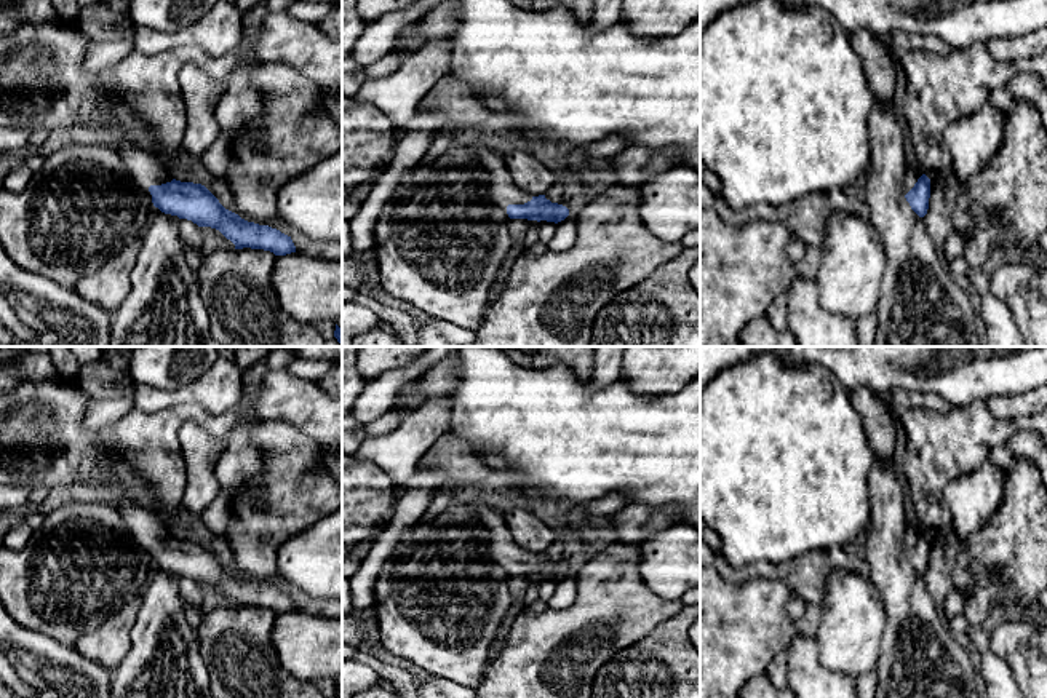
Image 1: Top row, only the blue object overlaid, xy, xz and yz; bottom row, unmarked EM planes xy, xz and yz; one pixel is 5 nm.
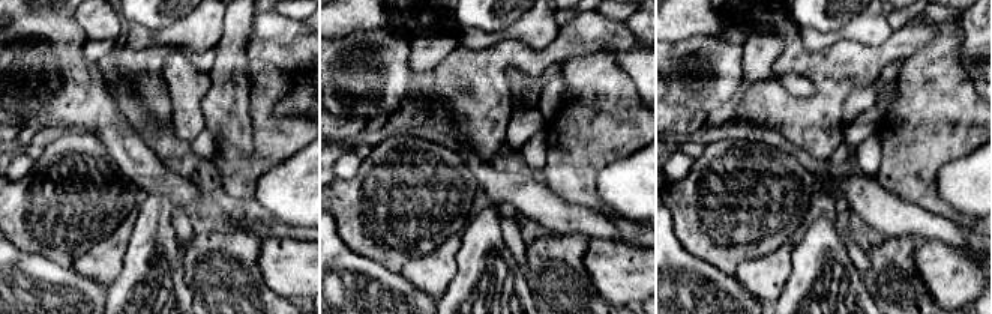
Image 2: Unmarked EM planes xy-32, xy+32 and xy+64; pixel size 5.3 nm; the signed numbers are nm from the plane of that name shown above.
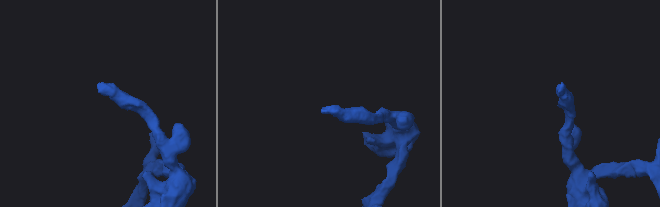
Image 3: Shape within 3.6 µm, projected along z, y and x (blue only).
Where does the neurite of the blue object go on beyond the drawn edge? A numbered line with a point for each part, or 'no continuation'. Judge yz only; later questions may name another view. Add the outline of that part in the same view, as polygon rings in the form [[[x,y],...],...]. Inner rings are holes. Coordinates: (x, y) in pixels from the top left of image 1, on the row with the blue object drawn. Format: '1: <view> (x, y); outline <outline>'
1: yz (911, 176); outline [[[910,168],[906,169],[906,174],[905,174],[905,180],[903,180],[903,188],[905,188],[905,193],[908,193],[914,184],[918,182],[918,179],[922,176],[921,169],[914,169],[914,168]]]

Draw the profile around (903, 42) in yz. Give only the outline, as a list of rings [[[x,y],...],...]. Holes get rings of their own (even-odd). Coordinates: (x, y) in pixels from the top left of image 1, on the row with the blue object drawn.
[[[895,32],[890,38],[894,46],[903,54],[908,51],[934,51],[946,54],[954,50],[938,37],[922,35],[916,32]]]

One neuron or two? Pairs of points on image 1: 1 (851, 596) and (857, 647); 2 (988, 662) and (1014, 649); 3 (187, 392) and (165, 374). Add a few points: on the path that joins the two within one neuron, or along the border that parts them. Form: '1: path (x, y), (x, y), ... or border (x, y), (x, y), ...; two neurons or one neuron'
1: path (851, 609), (851, 634); one neuron
2: border (990, 649), (1007, 665), (1015, 681); two neurons
3: border (211, 364), (187, 384), (171, 390), (144, 385); two neurons

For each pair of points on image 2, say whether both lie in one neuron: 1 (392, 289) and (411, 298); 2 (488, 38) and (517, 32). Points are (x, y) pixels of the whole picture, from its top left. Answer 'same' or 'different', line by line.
1: same
2: same

